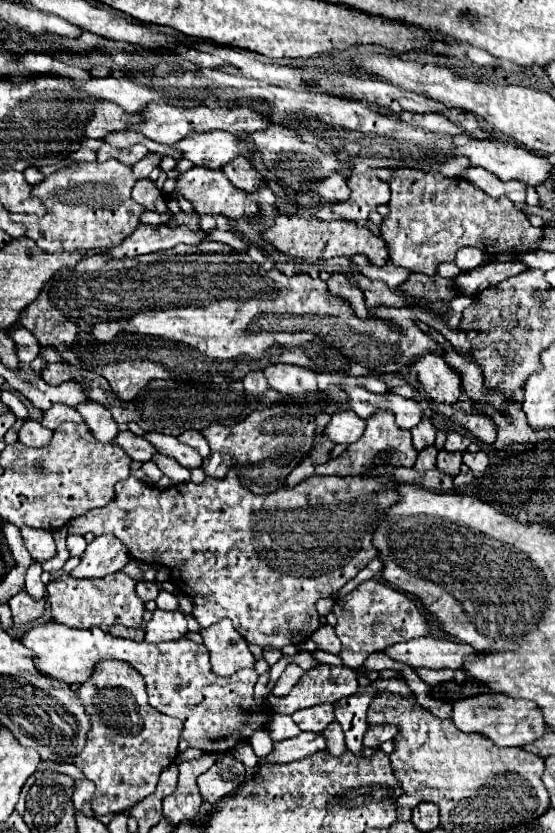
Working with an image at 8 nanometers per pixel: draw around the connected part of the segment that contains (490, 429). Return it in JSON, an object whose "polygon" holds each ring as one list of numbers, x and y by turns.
{"polygon":[[456,412,450,420,462,424,470,434,474,434,476,438,480,438,480,440,486,442,486,444,494,444,494,440,496,440,496,424,494,424,492,418,488,418,488,416]]}

